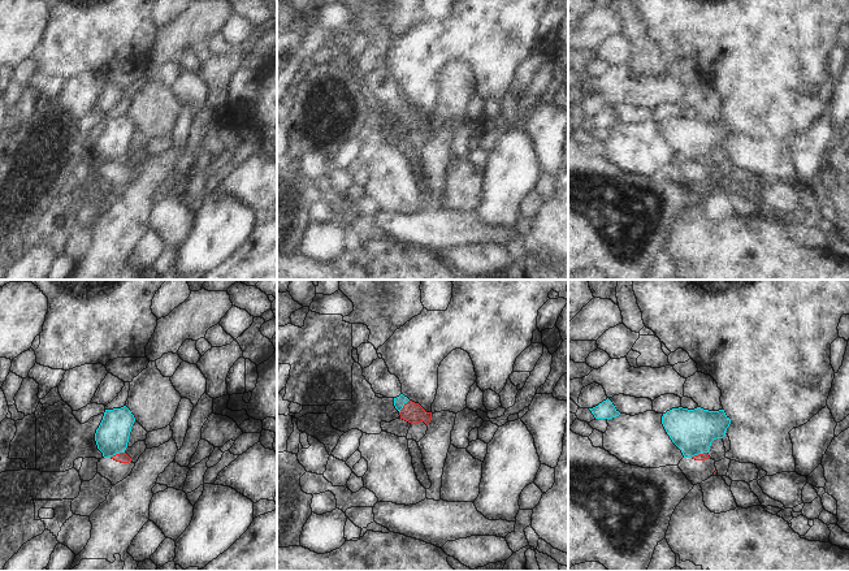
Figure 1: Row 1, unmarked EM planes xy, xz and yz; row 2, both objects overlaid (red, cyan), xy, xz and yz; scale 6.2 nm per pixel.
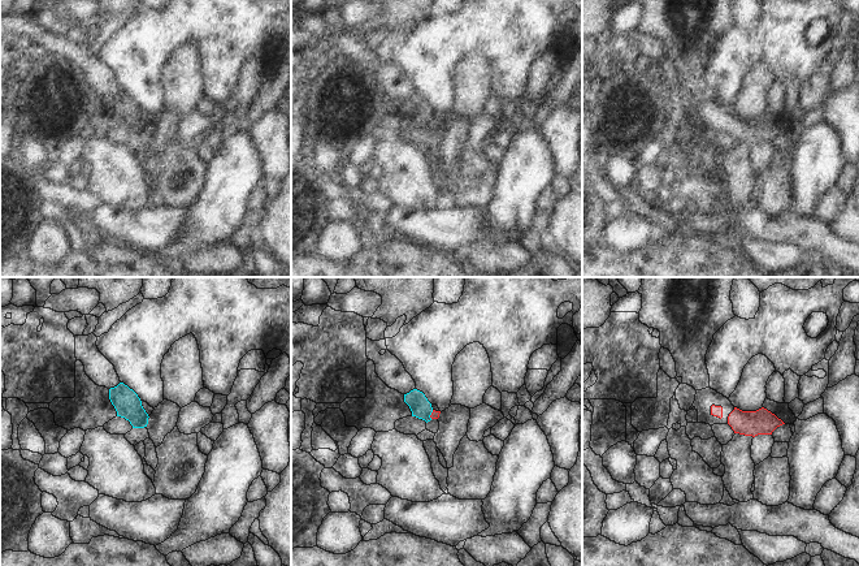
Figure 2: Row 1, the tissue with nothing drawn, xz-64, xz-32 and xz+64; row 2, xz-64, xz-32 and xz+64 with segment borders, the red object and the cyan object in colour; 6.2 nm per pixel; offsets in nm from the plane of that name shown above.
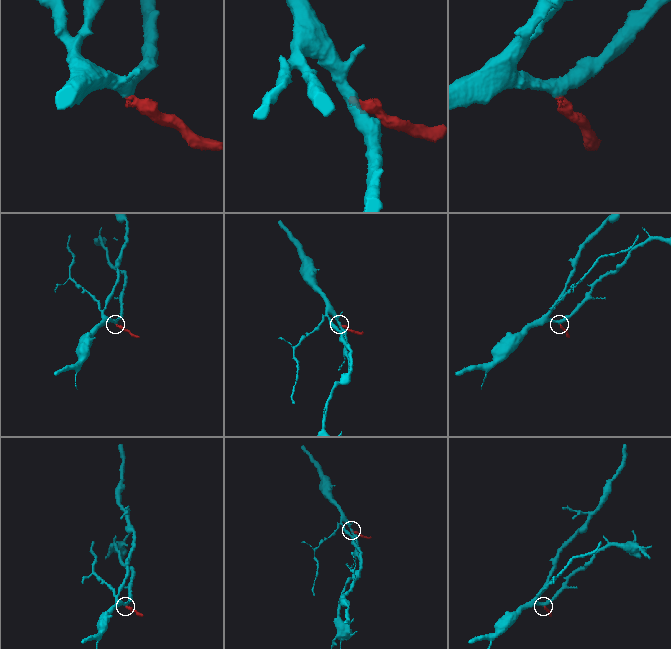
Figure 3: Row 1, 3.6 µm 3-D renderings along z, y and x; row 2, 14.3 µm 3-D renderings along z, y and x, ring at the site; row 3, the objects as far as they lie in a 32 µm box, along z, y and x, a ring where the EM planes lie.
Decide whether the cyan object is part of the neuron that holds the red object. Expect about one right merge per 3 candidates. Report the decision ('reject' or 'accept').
reject

